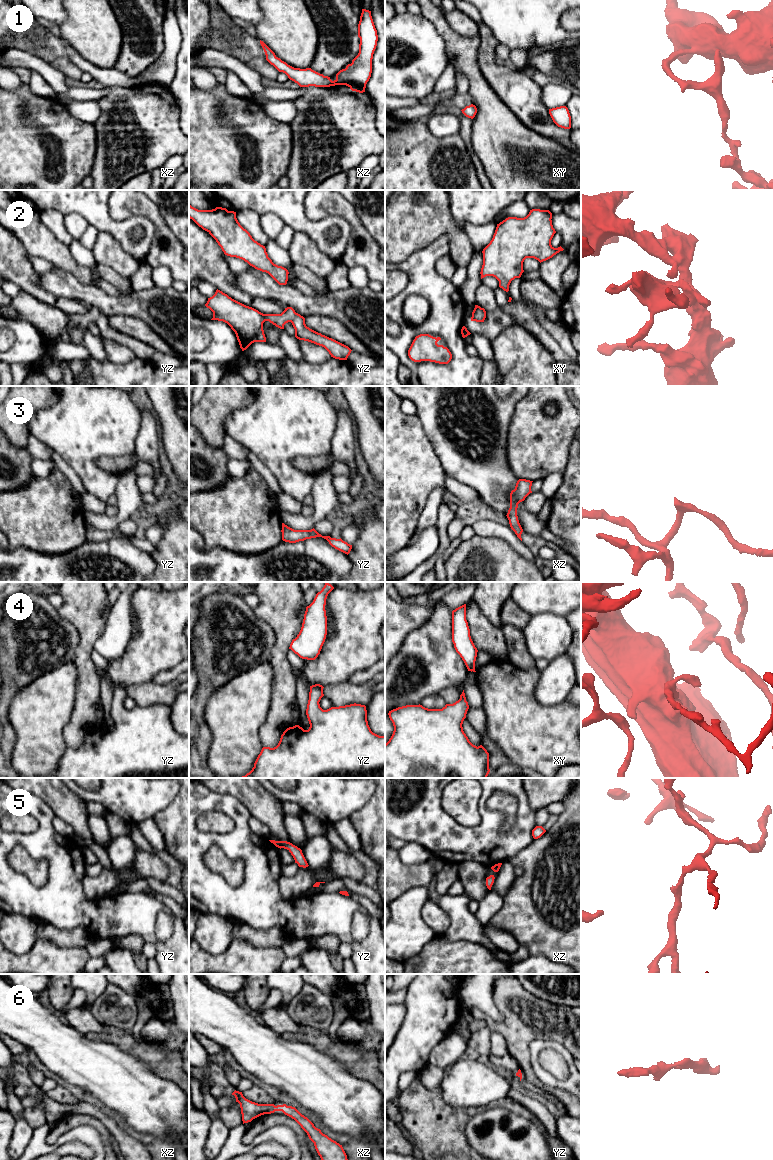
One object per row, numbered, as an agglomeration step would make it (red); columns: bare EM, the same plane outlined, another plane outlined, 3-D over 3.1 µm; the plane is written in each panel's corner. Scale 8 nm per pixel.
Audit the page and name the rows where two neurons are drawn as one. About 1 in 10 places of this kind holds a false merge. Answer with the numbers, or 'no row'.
no row

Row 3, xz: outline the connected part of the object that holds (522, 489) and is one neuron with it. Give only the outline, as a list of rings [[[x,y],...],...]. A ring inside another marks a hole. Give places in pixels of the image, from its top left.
[[[519,479],[516,483],[515,489],[510,493],[510,508],[507,513],[507,518],[511,529],[515,532],[517,537],[522,541],[521,534],[523,529],[519,523],[517,516],[518,504],[525,500],[525,498],[532,493],[532,482],[526,479]]]

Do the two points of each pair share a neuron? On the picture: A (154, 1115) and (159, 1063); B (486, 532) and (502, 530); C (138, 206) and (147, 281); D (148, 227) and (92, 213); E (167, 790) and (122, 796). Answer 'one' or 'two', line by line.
A: two
B: one
C: two
D: one
E: one

